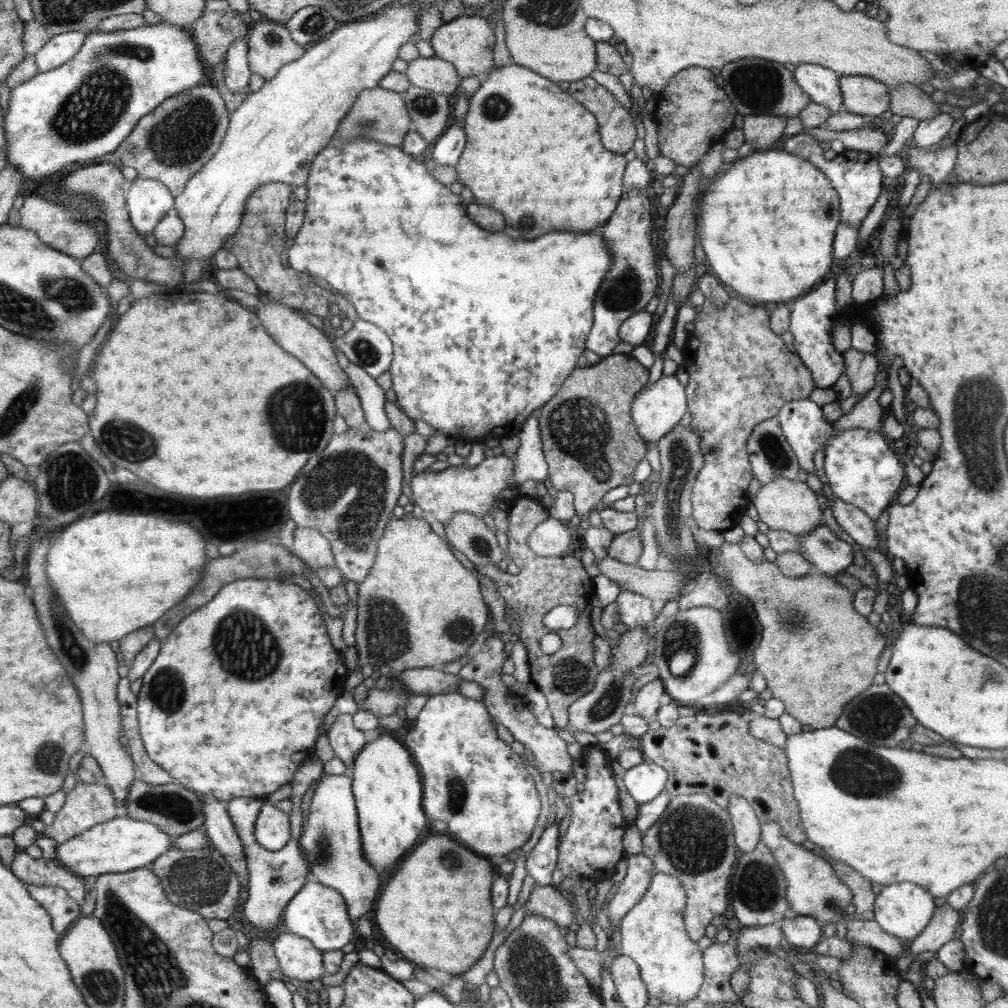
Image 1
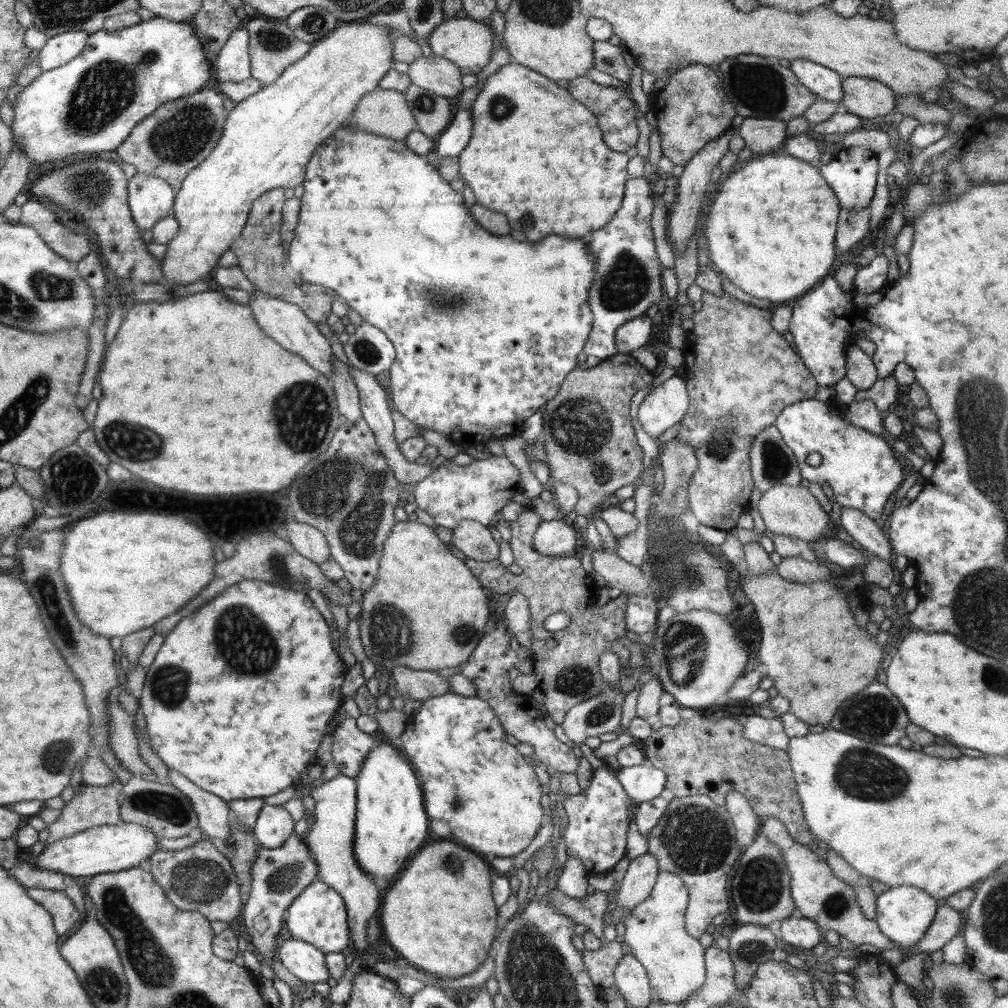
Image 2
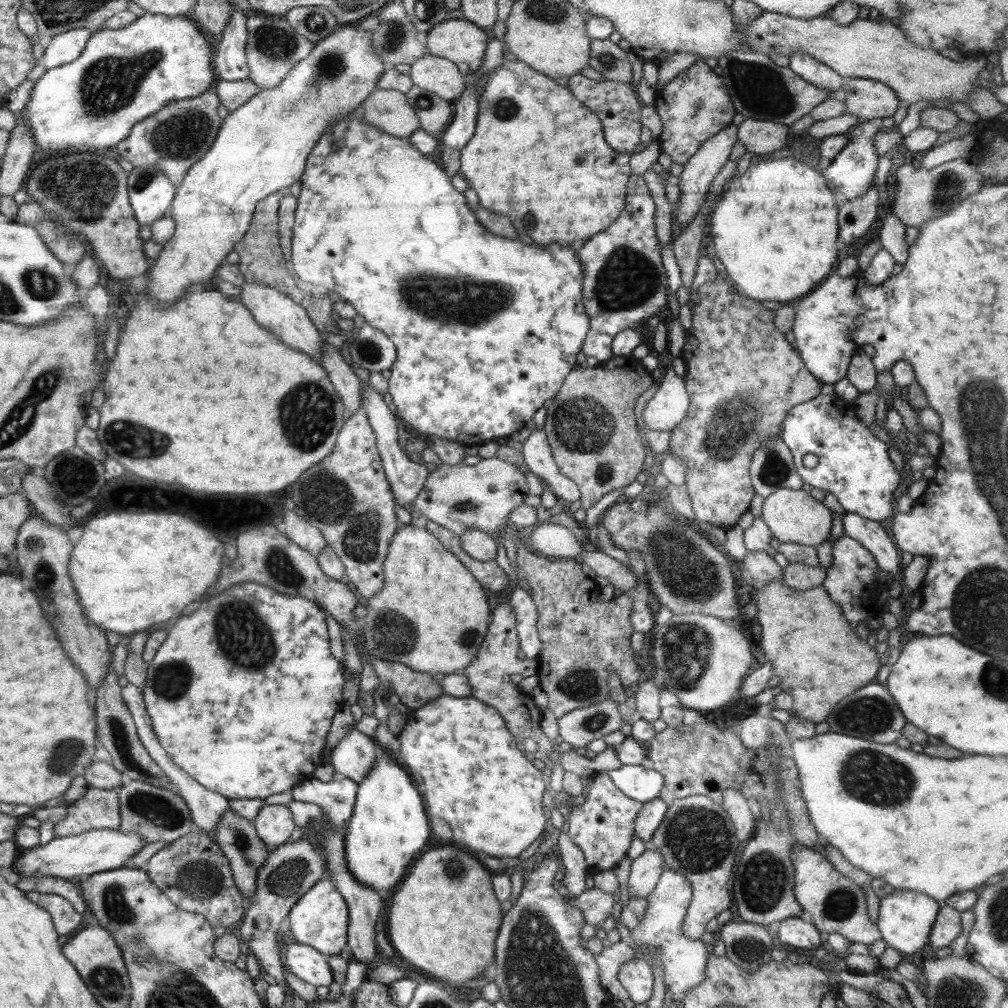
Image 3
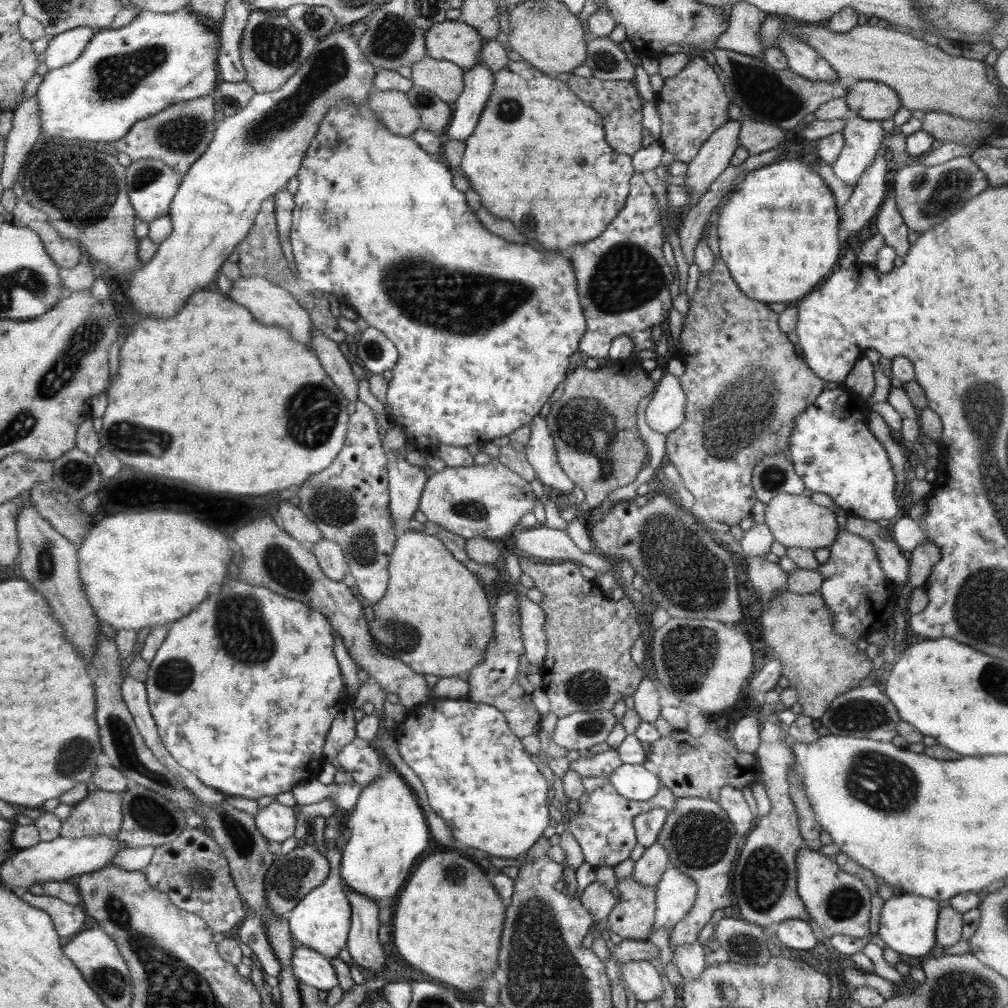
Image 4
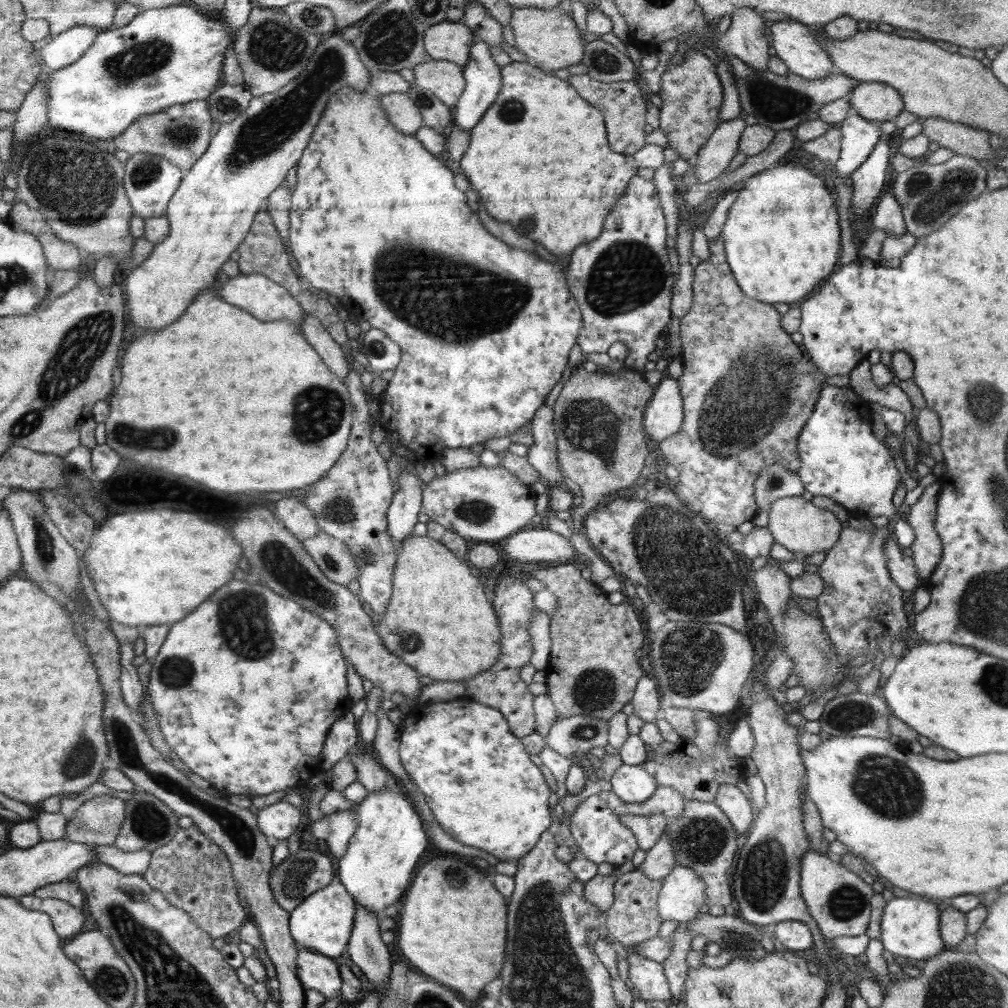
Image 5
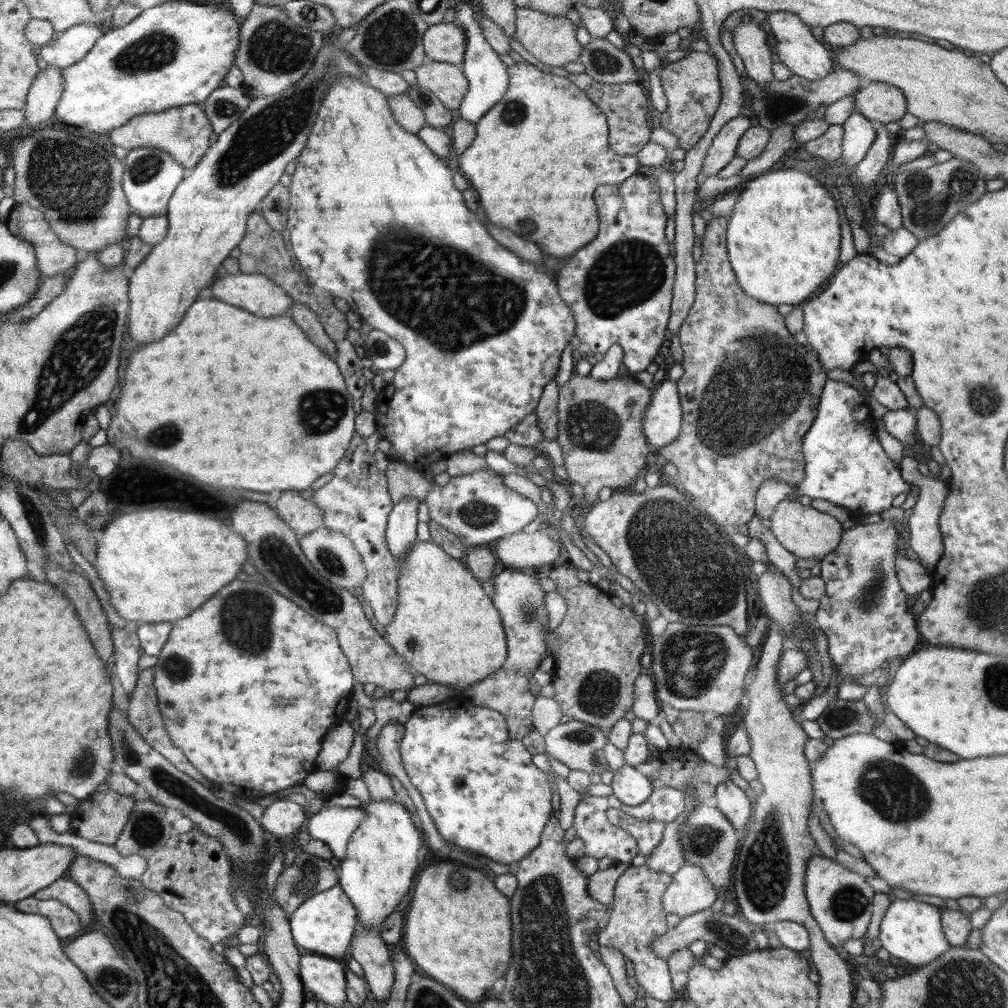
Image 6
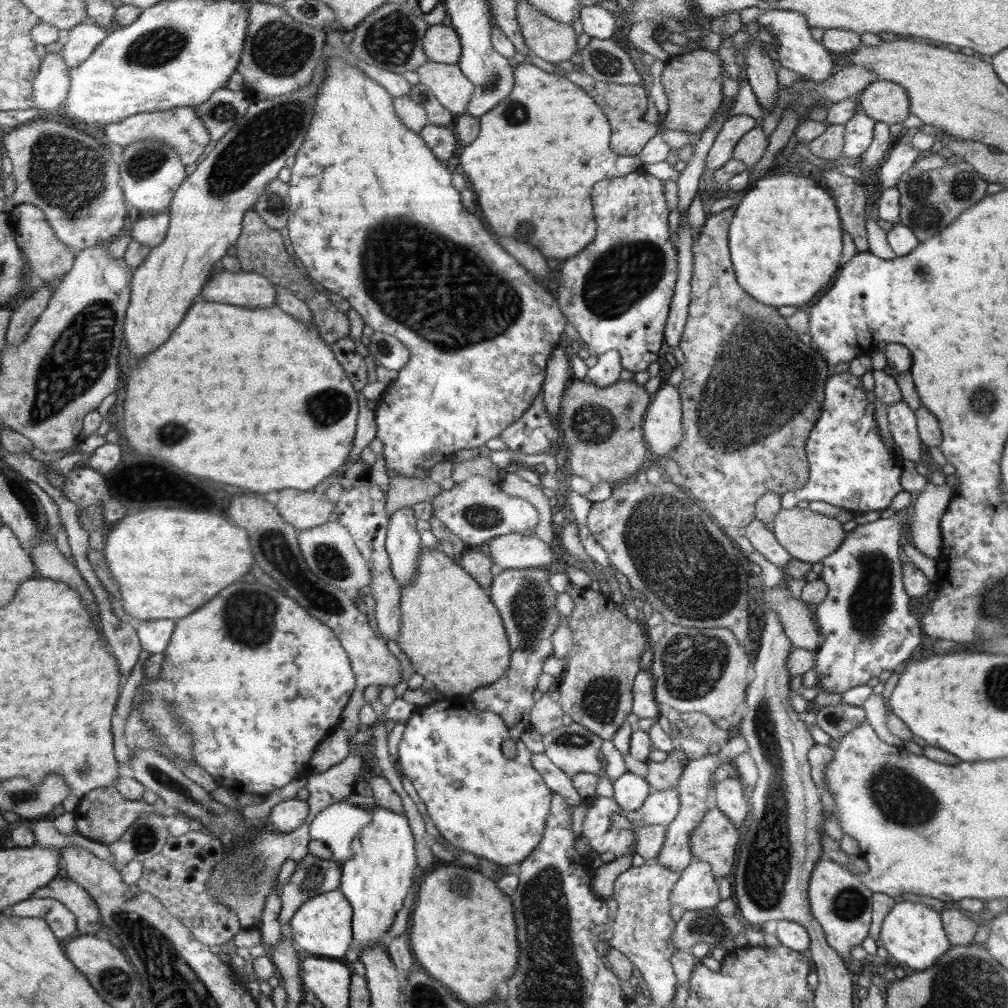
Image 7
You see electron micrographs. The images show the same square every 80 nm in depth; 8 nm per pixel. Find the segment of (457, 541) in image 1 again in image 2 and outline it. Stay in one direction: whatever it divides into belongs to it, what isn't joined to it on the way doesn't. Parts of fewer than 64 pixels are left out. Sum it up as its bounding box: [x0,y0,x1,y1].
[452,520,500,562]

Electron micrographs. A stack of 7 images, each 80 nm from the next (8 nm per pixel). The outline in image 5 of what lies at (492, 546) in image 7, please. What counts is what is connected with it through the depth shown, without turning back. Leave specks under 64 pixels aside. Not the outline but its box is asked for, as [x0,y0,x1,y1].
[502,527,576,563]

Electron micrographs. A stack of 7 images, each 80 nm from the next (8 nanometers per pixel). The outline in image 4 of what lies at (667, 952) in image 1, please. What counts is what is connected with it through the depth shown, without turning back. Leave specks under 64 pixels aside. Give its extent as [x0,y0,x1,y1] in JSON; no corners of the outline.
[651,866,707,990]

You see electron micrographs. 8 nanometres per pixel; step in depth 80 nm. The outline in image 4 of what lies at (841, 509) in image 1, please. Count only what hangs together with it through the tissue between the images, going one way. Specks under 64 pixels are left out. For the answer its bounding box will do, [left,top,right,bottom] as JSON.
[845,515,909,586]

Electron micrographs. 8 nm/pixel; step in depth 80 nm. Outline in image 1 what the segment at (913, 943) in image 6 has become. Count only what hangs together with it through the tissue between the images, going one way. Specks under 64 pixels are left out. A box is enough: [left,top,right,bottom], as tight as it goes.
[874,882,935,942]

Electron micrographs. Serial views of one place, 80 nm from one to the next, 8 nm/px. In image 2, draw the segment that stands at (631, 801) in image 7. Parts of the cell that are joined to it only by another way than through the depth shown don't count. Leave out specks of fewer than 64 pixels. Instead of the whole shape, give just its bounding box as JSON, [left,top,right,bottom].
[614,765,667,803]

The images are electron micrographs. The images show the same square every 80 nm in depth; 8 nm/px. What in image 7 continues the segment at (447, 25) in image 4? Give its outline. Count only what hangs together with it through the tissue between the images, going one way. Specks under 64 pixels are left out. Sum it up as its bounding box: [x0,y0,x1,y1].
[422,24,462,64]

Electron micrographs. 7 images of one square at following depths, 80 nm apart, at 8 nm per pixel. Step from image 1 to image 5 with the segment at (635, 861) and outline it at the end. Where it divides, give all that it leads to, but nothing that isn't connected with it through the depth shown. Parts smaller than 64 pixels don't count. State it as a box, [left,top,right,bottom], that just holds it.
[637,835,677,881]

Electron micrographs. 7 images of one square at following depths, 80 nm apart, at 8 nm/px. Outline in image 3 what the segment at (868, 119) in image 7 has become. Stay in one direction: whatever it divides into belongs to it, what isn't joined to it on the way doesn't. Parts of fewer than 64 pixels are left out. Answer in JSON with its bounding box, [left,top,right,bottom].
[822,119,878,202]

